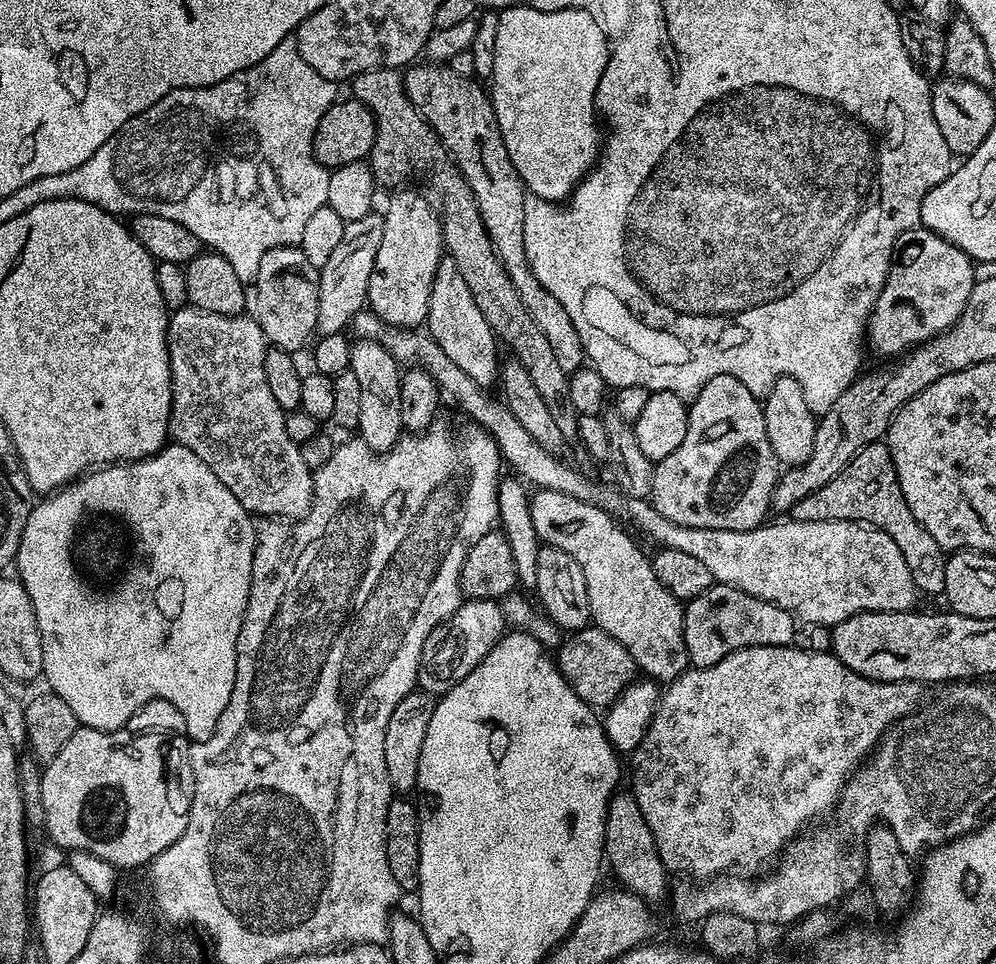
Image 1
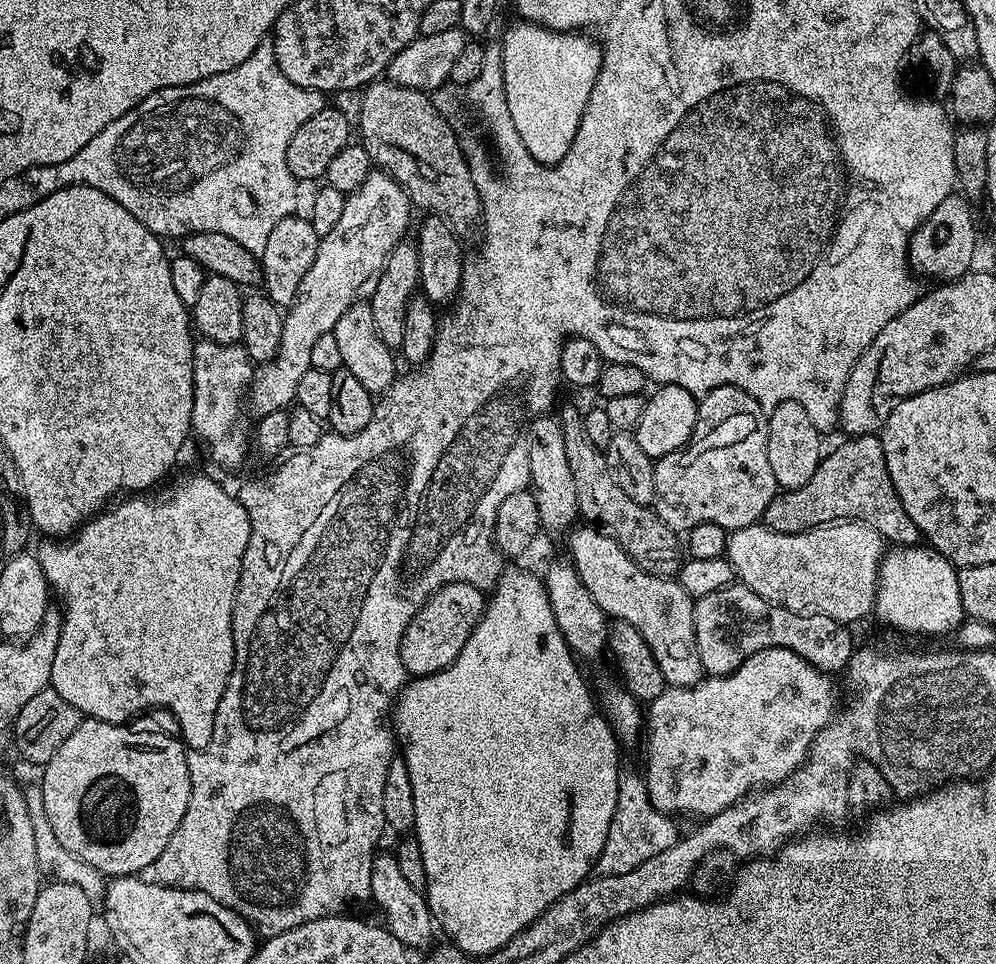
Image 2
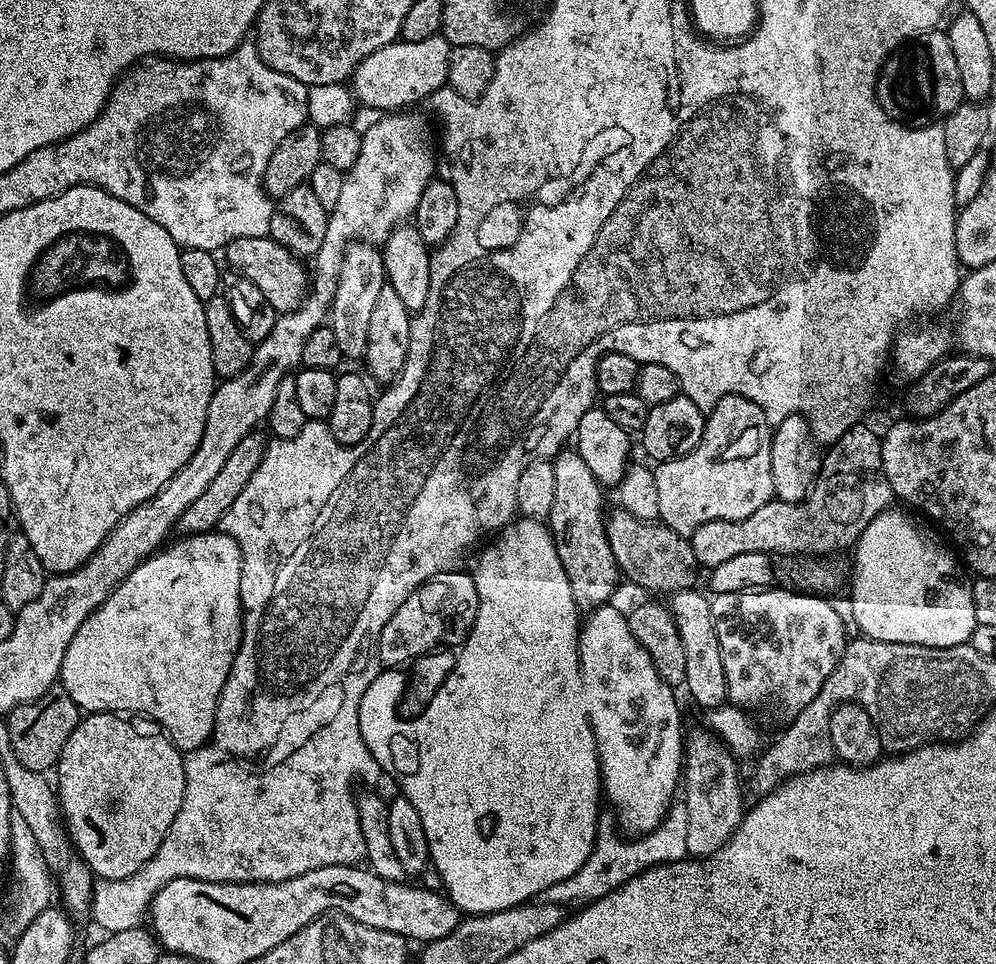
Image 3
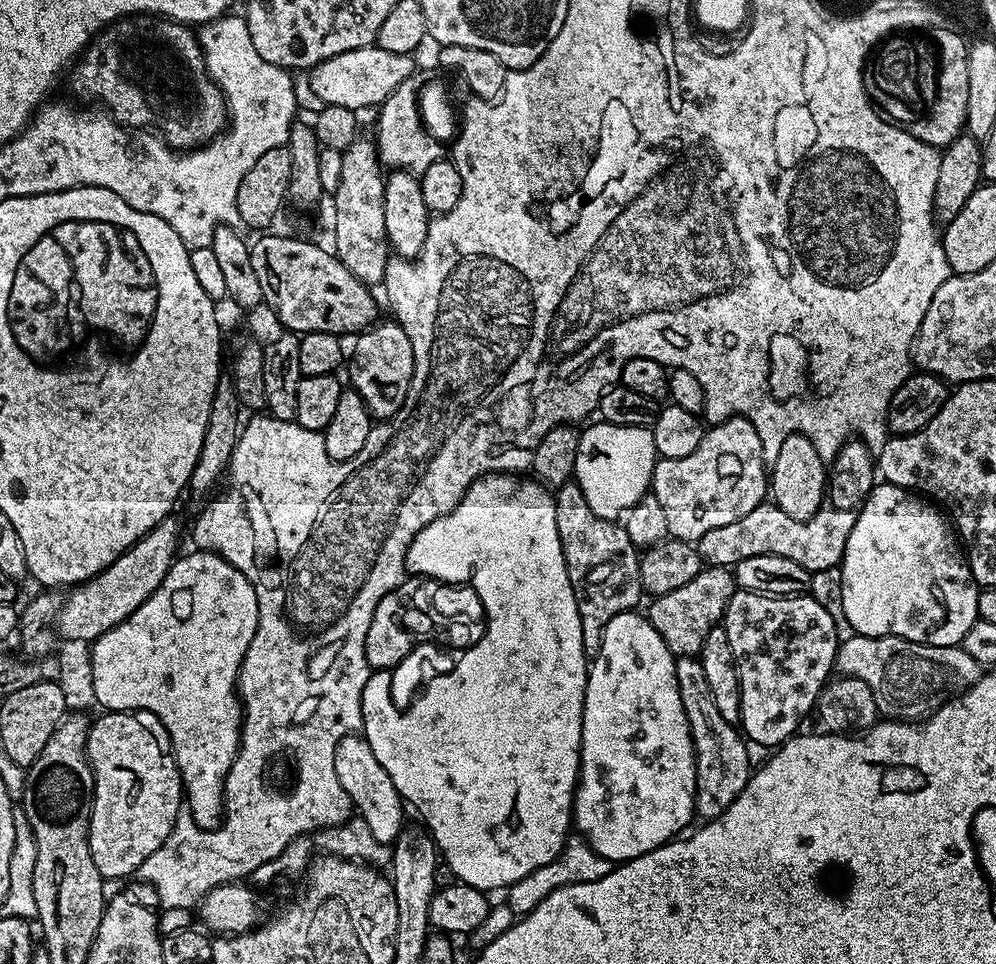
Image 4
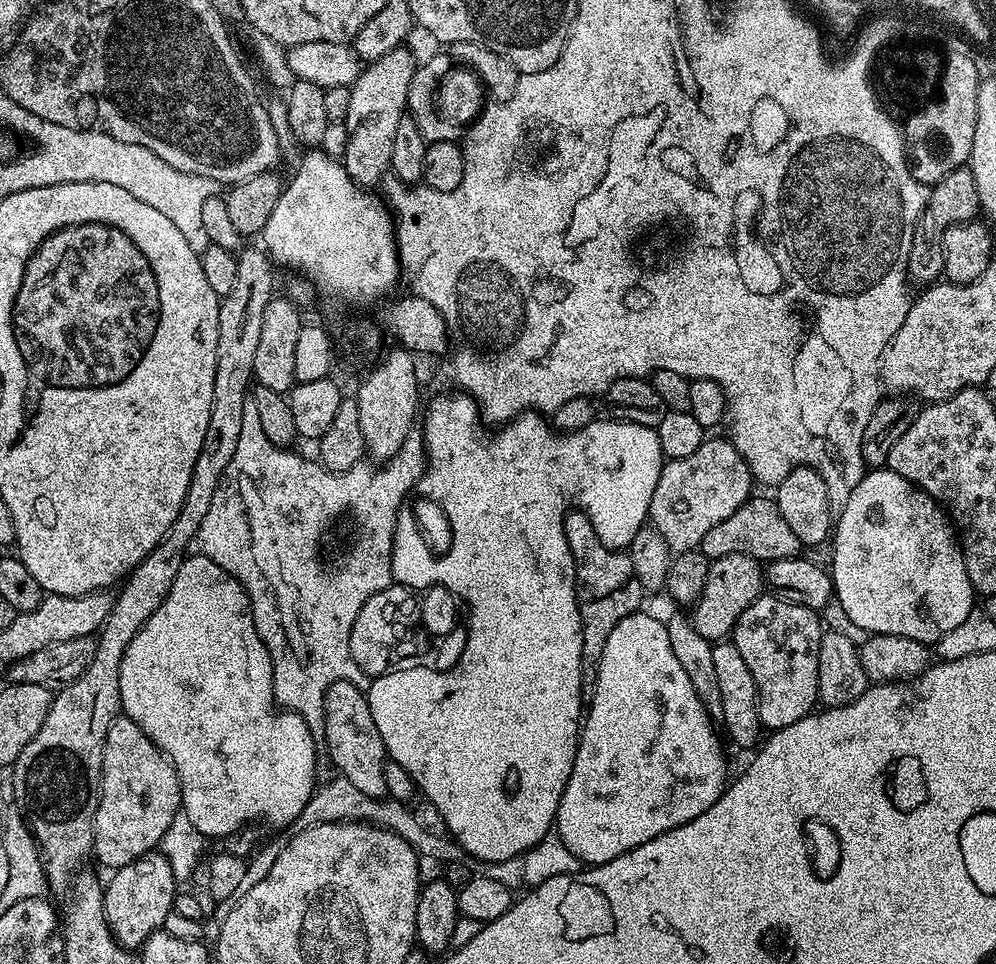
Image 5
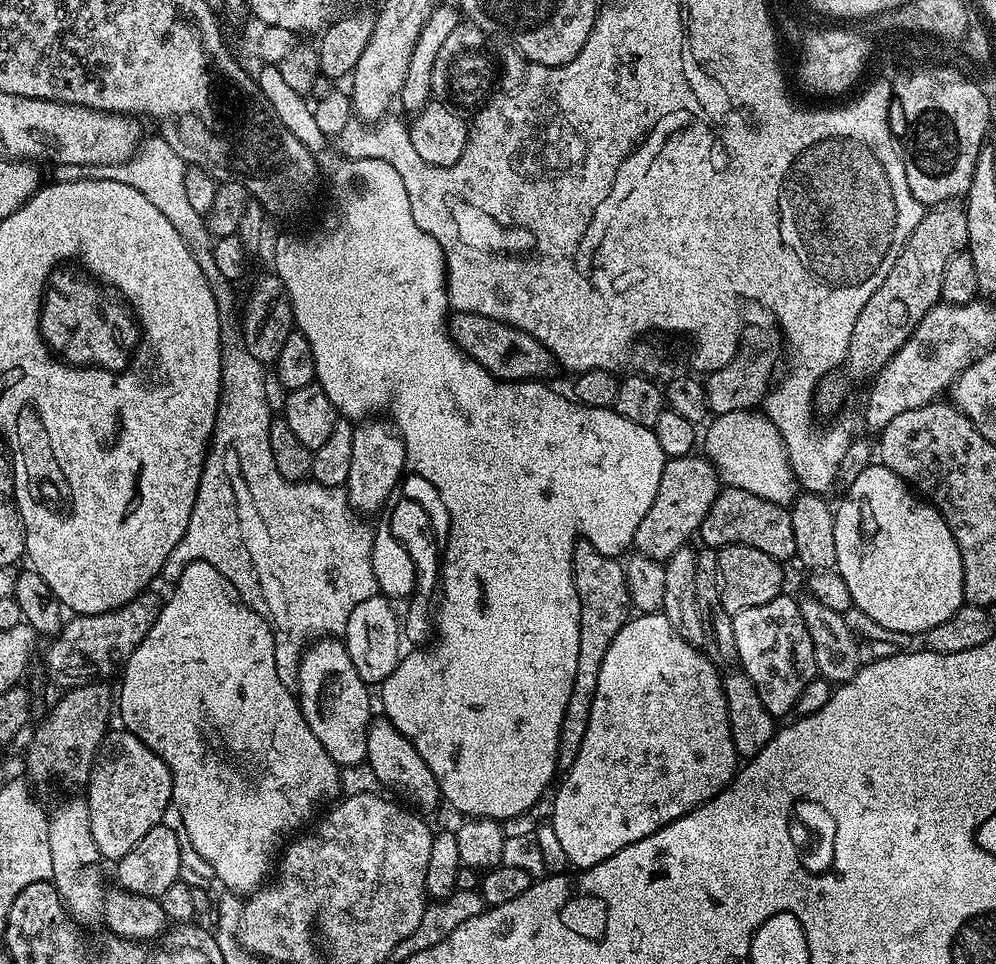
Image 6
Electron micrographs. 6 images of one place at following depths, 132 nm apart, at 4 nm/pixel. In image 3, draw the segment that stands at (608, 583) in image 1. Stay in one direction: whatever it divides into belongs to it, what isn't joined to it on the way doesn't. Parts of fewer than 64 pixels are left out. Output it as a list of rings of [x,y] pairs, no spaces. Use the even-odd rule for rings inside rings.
[[[696,588],[671,593],[670,611],[678,634],[682,638],[682,650],[686,650],[686,678],[683,687],[688,688],[692,700],[703,710],[722,708],[729,703],[726,690],[726,670],[722,670],[722,650],[718,650],[718,634],[714,634],[712,601]]]

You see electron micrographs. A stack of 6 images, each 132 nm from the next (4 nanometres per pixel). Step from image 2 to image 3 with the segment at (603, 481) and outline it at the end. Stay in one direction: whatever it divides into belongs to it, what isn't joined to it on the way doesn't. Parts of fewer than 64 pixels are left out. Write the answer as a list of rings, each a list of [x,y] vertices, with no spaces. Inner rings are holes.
[[[616,506],[607,513],[604,529],[614,554],[616,567],[620,569],[623,579],[645,588],[648,592],[665,592],[671,594],[687,588],[696,588],[696,572],[701,571],[700,563],[694,558],[692,541],[687,536],[670,530],[662,522],[639,520],[634,514],[625,512]]]

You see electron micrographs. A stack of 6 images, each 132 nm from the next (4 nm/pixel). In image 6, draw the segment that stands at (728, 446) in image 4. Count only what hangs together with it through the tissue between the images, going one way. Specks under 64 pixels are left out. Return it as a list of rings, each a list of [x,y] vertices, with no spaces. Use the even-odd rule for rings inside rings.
[[[703,455],[665,459],[662,482],[658,482],[658,494],[654,494],[654,506],[646,510],[646,518],[642,518],[638,534],[634,534],[635,551],[641,556],[661,562],[670,559],[679,548],[685,547],[691,541],[688,539],[692,535],[695,537],[699,533],[721,487],[722,481],[717,476],[715,466]]]

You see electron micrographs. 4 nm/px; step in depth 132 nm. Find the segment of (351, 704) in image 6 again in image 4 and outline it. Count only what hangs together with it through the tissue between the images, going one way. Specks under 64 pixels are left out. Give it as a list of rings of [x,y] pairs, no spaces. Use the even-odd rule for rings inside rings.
[[[363,735],[344,736],[338,742],[334,752],[334,774],[338,774],[342,790],[346,790],[352,800],[355,815],[364,820],[377,842],[387,846],[395,844],[400,829],[406,824],[406,805],[400,799],[394,782],[390,782],[390,774],[386,774],[386,770],[378,766],[378,758],[374,758],[374,750],[370,750]]]

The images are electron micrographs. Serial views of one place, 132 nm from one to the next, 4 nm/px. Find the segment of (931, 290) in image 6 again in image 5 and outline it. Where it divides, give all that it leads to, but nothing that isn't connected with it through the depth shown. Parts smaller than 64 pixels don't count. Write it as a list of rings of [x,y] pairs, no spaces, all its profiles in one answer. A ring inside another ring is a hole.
[[[965,166],[946,174],[937,184],[931,185],[928,201],[920,221],[912,235],[912,245],[908,255],[908,275],[920,286],[928,286],[939,281],[944,274],[944,235],[948,228],[977,219],[980,212],[978,190],[974,187],[974,174]]]

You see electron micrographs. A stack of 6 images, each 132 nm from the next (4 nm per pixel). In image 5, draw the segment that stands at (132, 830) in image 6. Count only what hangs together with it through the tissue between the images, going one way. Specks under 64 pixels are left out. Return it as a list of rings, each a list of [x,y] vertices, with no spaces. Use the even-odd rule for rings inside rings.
[[[123,714],[117,716],[106,734],[106,746],[102,758],[100,805],[96,811],[96,821],[92,824],[95,859],[100,859],[108,870],[115,870],[134,862],[142,854],[153,851],[166,834],[166,830],[170,830],[170,822],[174,822],[181,808],[180,779],[172,763],[129,716]]]

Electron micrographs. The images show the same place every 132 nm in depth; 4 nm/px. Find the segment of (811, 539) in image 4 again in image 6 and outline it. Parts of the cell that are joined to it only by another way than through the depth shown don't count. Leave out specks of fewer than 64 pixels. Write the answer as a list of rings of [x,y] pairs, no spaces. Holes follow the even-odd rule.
[[[721,487],[702,522],[699,535],[704,536],[703,543],[708,546],[745,544],[781,562],[787,562],[788,559],[791,561],[796,554],[791,511],[744,489]]]

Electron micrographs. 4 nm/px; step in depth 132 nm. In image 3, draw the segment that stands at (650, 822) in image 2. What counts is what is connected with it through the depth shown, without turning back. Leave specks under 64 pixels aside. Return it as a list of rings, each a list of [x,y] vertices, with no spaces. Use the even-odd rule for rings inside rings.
[[[682,800],[673,801],[662,823],[654,831],[631,838],[624,837],[620,833],[614,812],[601,811],[596,824],[596,845],[592,848],[590,857],[586,858],[586,862],[582,864],[582,870],[576,871],[570,878],[548,887],[542,893],[543,901],[547,904],[561,906],[568,906],[570,902],[592,903],[594,900],[612,893],[618,886],[624,885],[630,878],[636,877],[647,869],[685,859],[688,856],[687,827],[688,814]]]

